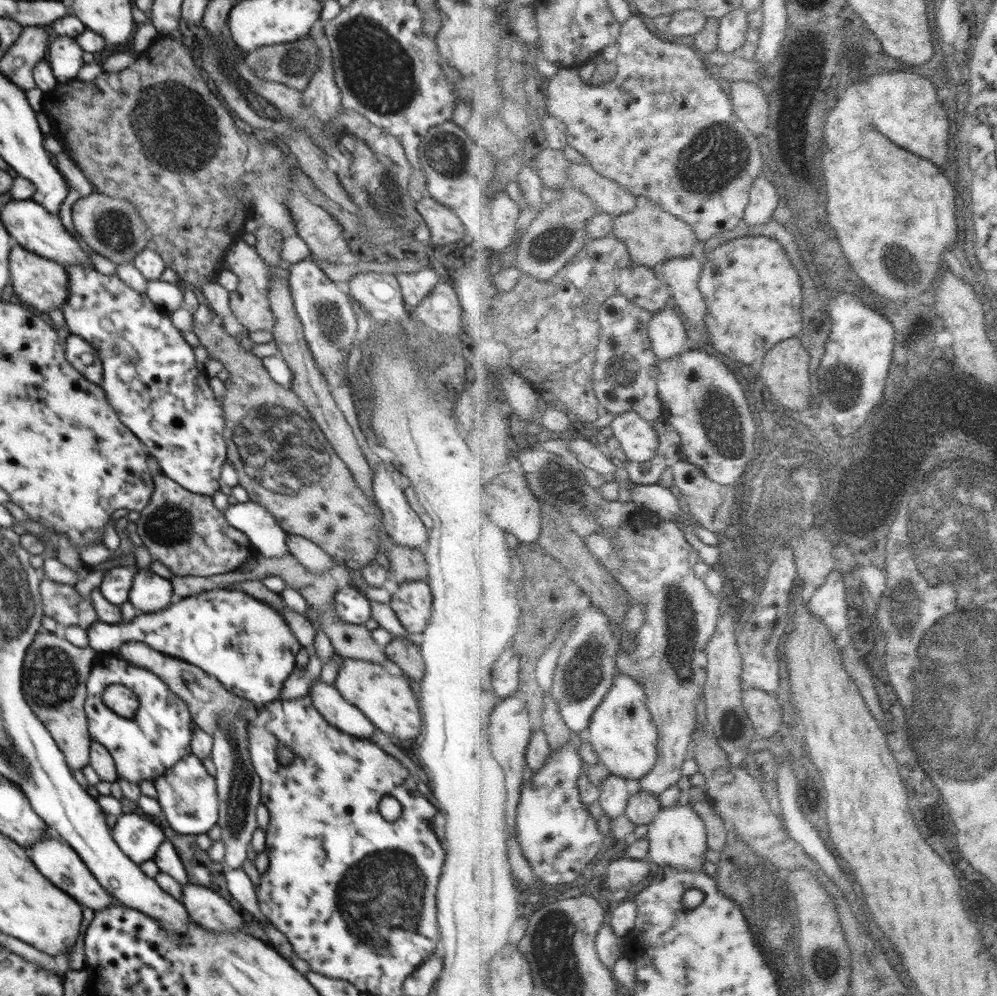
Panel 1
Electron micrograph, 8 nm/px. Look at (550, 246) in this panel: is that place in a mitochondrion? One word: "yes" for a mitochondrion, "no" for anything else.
yes

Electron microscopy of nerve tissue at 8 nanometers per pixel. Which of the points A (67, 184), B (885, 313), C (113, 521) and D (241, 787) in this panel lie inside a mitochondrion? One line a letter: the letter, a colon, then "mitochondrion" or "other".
A: other
B: other
C: other
D: mitochondrion

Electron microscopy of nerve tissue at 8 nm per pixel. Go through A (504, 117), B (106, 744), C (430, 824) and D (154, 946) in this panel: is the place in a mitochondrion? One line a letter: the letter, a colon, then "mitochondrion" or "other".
A: other
B: other
C: other
D: other

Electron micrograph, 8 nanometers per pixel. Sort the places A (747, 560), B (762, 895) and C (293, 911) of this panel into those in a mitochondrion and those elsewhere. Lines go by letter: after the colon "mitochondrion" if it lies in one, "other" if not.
A: mitochondrion
B: mitochondrion
C: other

